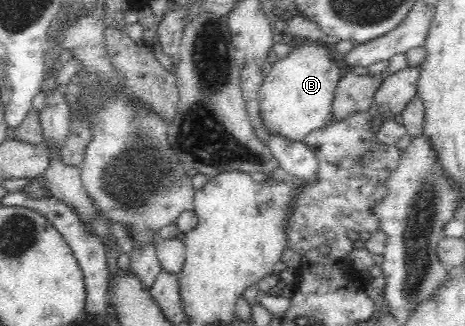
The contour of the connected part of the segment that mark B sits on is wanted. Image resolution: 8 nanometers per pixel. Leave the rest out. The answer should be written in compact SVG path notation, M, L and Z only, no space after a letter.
M302 42L289 56L271 64L259 94L262 124L269 136L303 141L313 131L331 124L334 95L345 71L337 55L324 43Z

